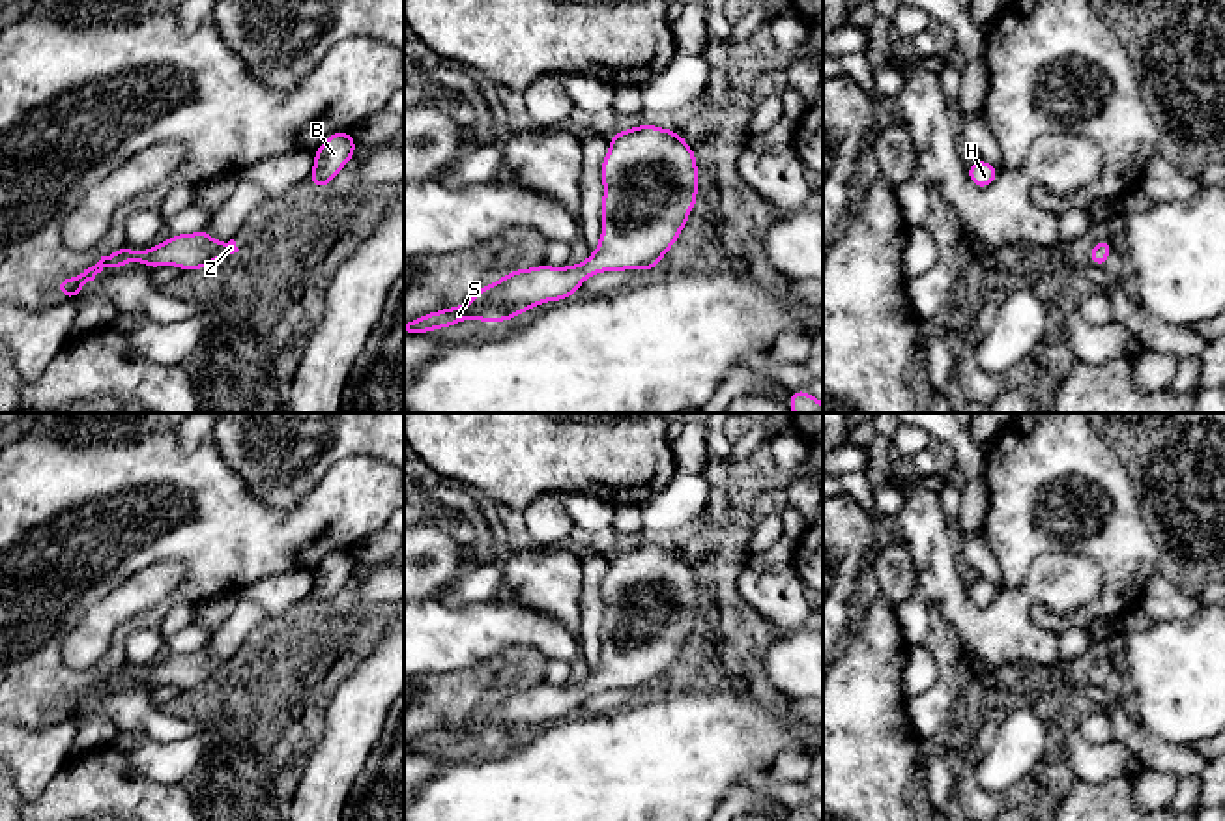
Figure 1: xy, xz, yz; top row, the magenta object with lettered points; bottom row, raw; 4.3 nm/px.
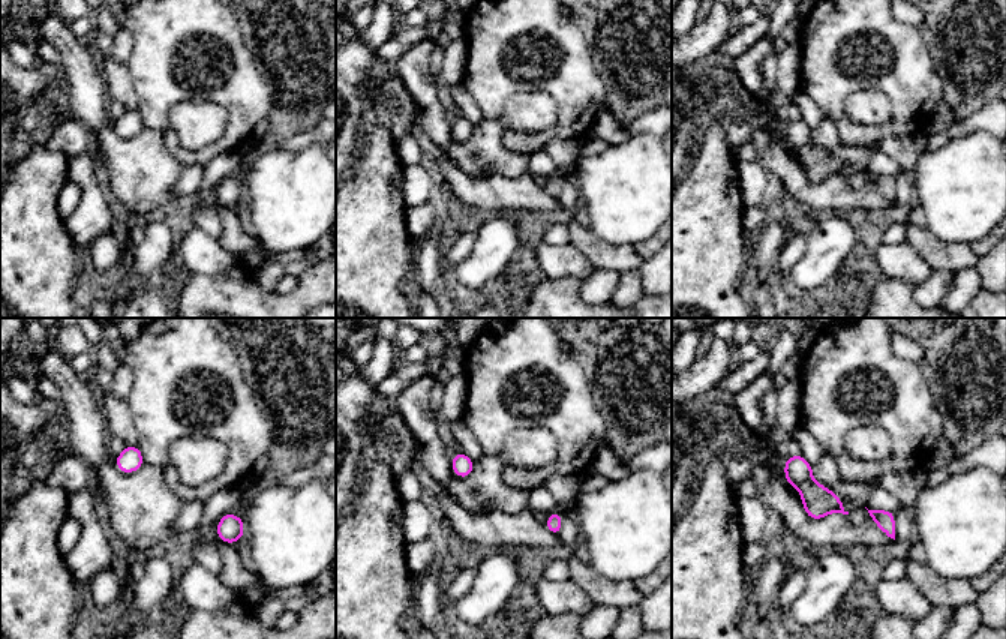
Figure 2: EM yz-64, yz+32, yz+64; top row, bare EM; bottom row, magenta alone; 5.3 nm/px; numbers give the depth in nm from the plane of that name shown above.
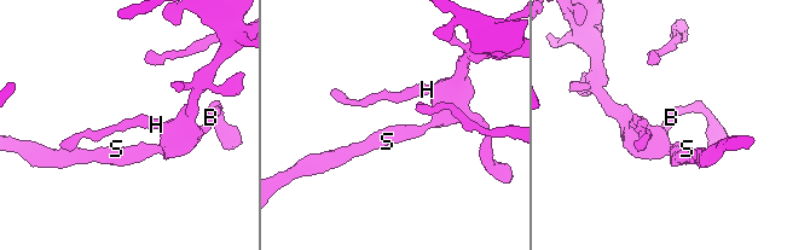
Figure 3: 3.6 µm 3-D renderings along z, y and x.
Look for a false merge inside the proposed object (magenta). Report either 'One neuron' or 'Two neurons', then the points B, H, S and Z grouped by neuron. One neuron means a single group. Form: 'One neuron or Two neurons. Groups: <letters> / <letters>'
One neuron. Groups: B H S Z

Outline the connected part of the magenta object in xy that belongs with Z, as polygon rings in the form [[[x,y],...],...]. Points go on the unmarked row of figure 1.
[[[202,647],[193,653],[172,653],[163,664],[151,664],[142,671],[135,671],[127,662],[114,670],[110,675],[101,675],[101,679],[80,690],[71,698],[56,699],[54,707],[64,713],[65,720],[73,720],[86,701],[94,699],[97,692],[105,686],[122,688],[127,681],[140,681],[150,688],[161,686],[165,683],[176,684],[181,690],[206,688],[217,679],[238,671],[236,660],[230,658],[223,662]]]

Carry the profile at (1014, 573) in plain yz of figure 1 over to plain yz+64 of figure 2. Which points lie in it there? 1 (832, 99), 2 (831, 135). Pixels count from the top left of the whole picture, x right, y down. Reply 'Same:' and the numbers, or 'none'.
Same: 1

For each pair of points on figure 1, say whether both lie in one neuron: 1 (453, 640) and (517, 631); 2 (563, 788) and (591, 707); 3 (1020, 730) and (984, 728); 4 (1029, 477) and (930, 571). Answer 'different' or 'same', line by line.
1: same
2: different
3: different
4: different

